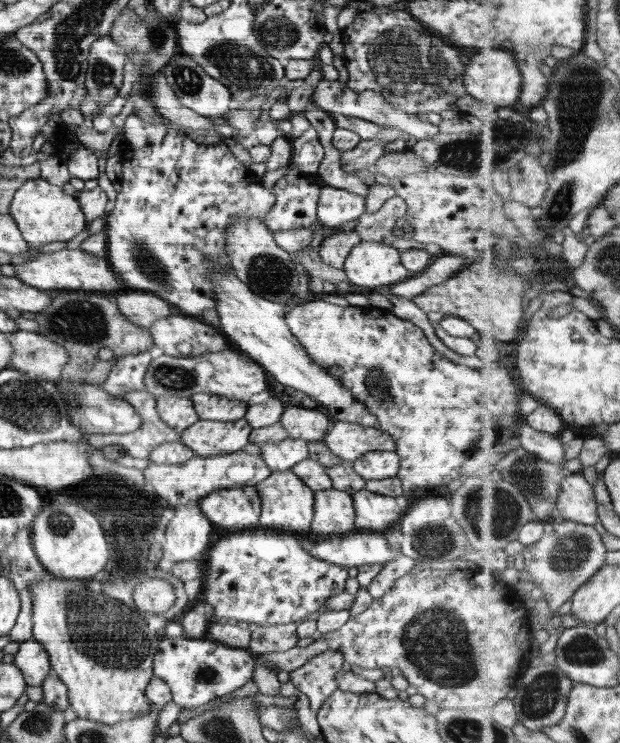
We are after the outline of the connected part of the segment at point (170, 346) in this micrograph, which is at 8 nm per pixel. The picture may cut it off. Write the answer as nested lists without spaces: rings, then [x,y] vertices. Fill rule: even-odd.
[[[173,316],[158,320],[148,330],[154,345],[167,356],[200,357],[205,353],[216,353],[231,344],[218,329],[199,318]]]

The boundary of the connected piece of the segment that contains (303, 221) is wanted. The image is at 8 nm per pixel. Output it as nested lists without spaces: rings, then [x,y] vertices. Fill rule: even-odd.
[[[289,166],[286,174],[273,186],[274,206],[266,213],[265,223],[272,232],[297,228],[313,228],[317,220],[317,203],[321,188],[318,186],[319,174],[303,173],[296,166]]]

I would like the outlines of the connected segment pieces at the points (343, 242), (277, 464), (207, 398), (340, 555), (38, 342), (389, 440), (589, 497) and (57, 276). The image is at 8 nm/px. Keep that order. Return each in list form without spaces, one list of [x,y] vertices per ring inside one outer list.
[[[340,230],[321,242],[318,254],[324,264],[336,269],[343,269],[346,257],[360,241],[360,235],[356,231]]]
[[[288,437],[275,443],[256,442],[256,446],[260,450],[260,456],[272,472],[288,470],[298,462],[309,458],[307,440]]]
[[[208,393],[193,394],[190,400],[199,420],[212,420],[220,423],[236,422],[245,418],[248,410],[244,402]]]
[[[344,534],[334,540],[324,540],[309,546],[309,553],[316,560],[358,568],[364,564],[386,565],[396,559],[397,550],[384,536],[371,534]]]
[[[19,330],[7,334],[12,346],[10,368],[25,372],[32,378],[57,383],[62,368],[68,362],[68,352],[35,332]]]
[[[342,421],[332,423],[323,441],[338,458],[352,463],[365,452],[395,452],[396,448],[395,440],[379,427],[360,426]]]
[[[582,472],[569,474],[563,482],[558,509],[566,519],[579,523],[594,525],[603,520],[595,484]]]
[[[62,249],[50,253],[40,253],[26,264],[14,266],[15,277],[22,280],[24,284],[44,290],[46,292],[56,291],[80,291],[80,290],[118,290],[124,288],[120,278],[112,272],[107,255],[95,255],[82,249]]]

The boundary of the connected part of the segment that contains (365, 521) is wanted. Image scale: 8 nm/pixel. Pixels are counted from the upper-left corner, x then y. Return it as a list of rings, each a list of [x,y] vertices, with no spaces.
[[[362,489],[352,495],[355,508],[355,526],[370,528],[374,531],[388,528],[399,516],[405,513],[393,496]]]

